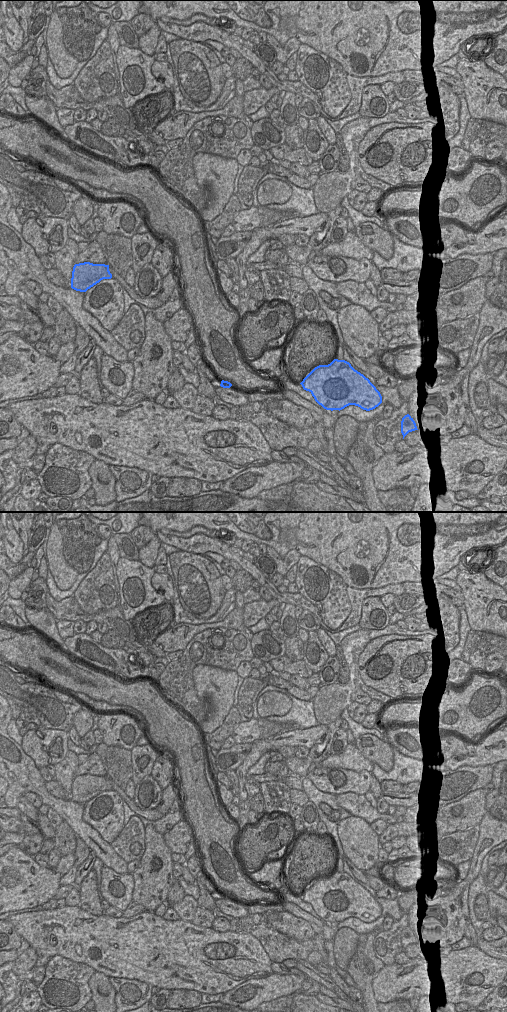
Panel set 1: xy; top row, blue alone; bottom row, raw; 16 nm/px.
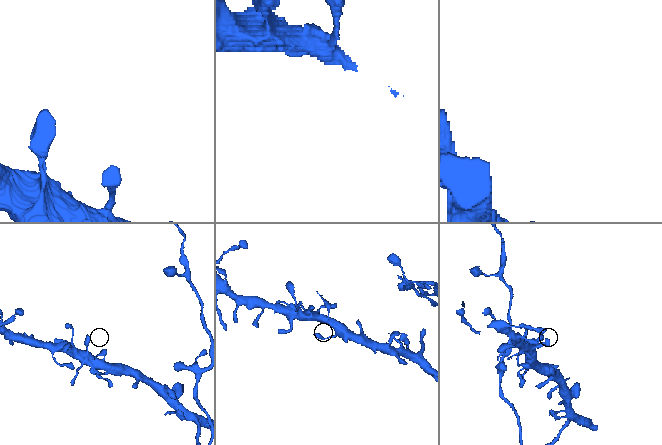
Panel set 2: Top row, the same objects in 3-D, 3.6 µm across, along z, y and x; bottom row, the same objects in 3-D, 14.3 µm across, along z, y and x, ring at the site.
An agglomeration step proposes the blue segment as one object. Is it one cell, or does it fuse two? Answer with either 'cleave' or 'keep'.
keep

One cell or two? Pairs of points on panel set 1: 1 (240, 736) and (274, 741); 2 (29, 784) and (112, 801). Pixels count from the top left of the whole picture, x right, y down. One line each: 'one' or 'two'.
1: two
2: two

